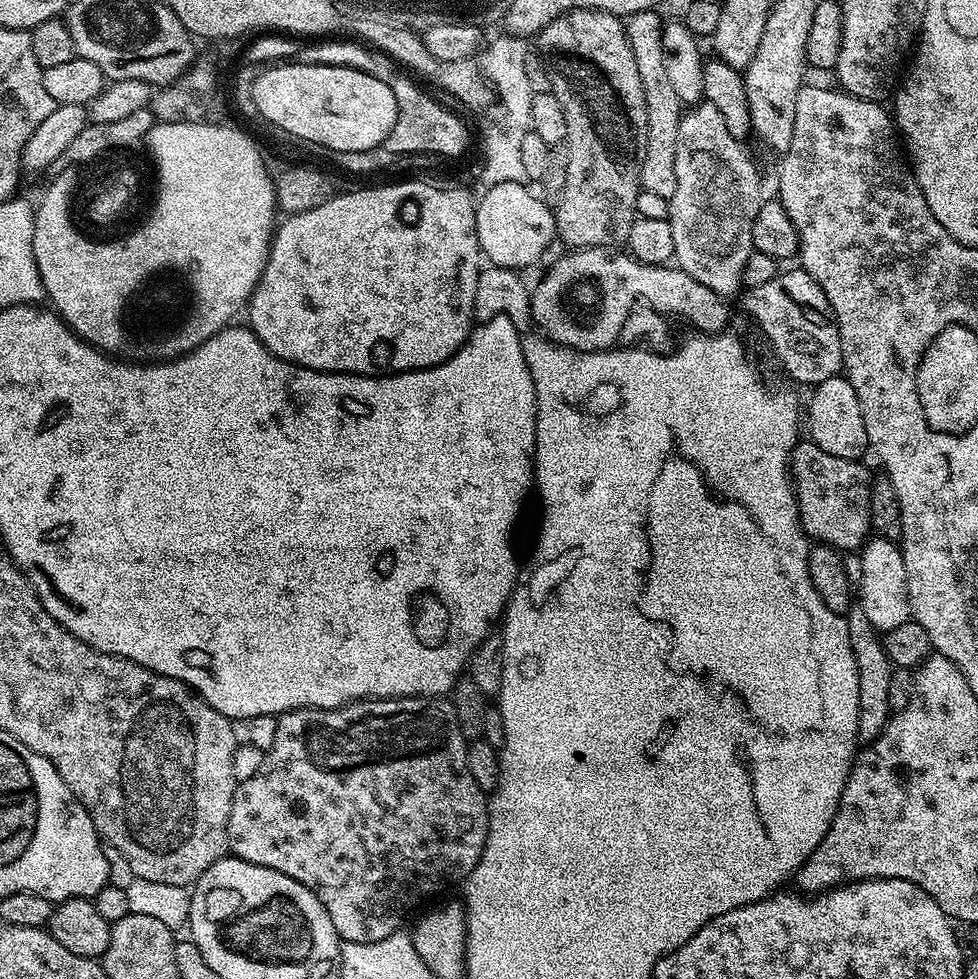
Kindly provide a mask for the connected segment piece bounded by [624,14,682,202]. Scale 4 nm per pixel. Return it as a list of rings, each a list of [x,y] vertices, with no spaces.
[[[637,14],[625,23],[624,33],[632,51],[631,67],[636,70],[638,88],[644,91],[644,120],[648,125],[644,128],[644,136],[648,141],[642,144],[642,159],[640,160],[640,186],[645,193],[657,196],[661,202],[672,199],[676,189],[674,178],[674,154],[678,146],[678,130],[682,105],[678,94],[670,87],[666,75],[666,62],[662,58],[661,21],[644,20],[643,15]]]

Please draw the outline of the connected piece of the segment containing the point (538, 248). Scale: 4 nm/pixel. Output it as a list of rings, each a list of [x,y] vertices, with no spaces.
[[[502,182],[493,184],[484,197],[479,197],[476,206],[476,237],[480,251],[489,265],[523,270],[532,264],[548,247],[556,236],[556,217],[523,183]]]

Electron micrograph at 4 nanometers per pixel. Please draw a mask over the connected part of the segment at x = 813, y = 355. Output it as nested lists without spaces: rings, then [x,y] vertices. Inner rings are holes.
[[[801,268],[785,272],[770,282],[747,289],[742,306],[764,332],[785,372],[797,385],[815,386],[843,369],[841,334],[817,280]]]

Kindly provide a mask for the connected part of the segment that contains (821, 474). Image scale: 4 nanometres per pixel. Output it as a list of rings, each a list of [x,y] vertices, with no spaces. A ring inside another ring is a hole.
[[[804,438],[792,447],[790,457],[790,483],[796,493],[796,509],[800,512],[800,526],[804,535],[822,544],[831,544],[841,553],[859,553],[870,536],[870,494],[872,493],[873,473],[863,468],[860,460],[847,460],[826,454],[822,446],[812,439]]]

